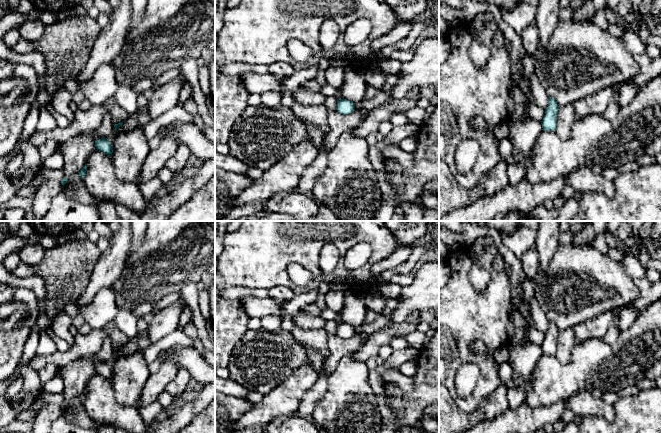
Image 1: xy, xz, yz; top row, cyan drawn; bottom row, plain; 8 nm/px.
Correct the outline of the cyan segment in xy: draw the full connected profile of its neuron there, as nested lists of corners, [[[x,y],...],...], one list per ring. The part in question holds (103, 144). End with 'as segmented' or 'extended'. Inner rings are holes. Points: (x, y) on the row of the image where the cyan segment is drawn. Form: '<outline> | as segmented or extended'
[[[141,127],[117,133],[113,146],[107,138],[102,137],[95,141],[95,147],[111,157],[118,180],[140,184],[140,172],[150,152]]] | extended

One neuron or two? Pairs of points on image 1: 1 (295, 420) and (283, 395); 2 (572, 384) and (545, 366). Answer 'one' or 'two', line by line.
1: two
2: one

